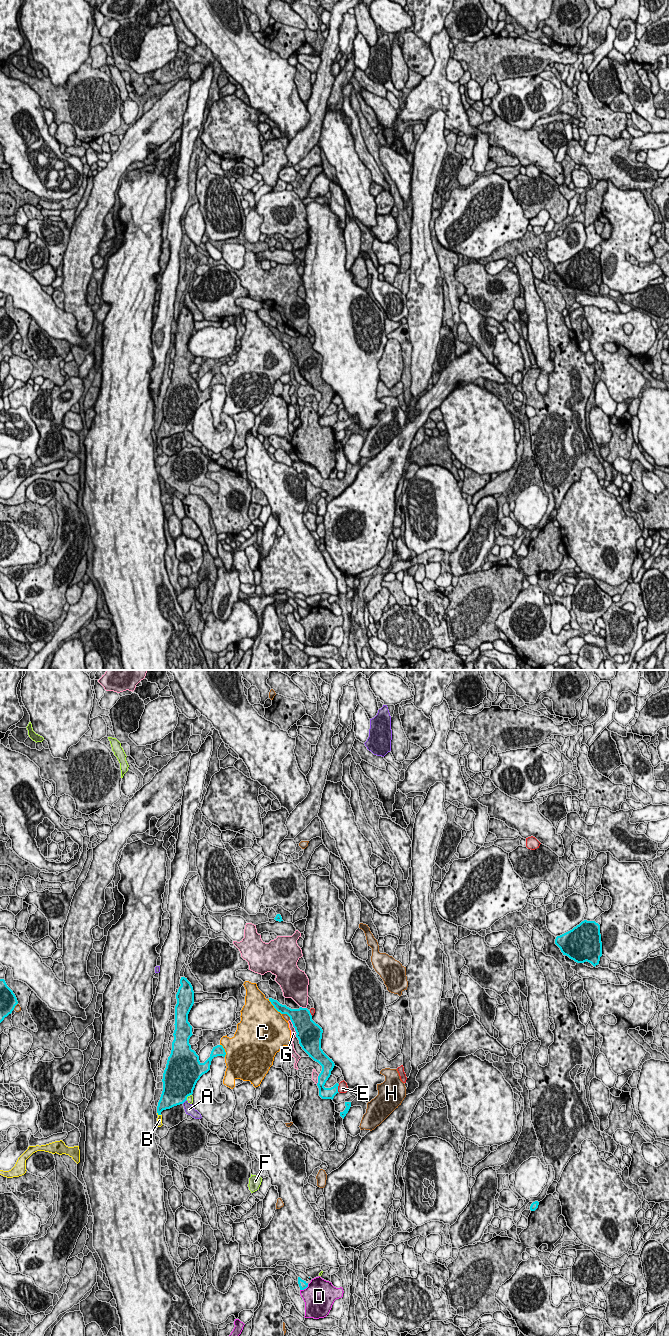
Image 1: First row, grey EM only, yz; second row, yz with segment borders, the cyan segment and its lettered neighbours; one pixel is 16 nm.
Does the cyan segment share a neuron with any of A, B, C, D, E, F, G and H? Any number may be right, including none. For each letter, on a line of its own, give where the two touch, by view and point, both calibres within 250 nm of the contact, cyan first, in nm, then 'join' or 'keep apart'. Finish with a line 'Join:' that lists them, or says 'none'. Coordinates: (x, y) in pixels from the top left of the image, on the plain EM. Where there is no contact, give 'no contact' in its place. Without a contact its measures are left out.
A: meets cyan in yz at (184, 429); 440 nm thick on the cyan side, 160 nm on the other; keep apart
B: meets cyan in yz at (159, 442); 240 nm thick on the cyan side, 100 nm on the other; join
C: meets cyan in yz at (274, 335); 160 nm thick on the cyan side, 500 nm on the other; keep apart
D: meets cyan in yz at (304, 616); 130 nm thick on the cyan side, 460 nm on the other; keep apart
E: meets cyan in yz at (337, 416); 190 nm thick on the cyan side, 160 nm on the other; keep apart
F: meets cyan in yz at (188, 423); 500 nm thick on the cyan side, 100 nm on the other; keep apart
G: meets cyan in yz at (294, 355); 380 nm thick on the cyan side, 100 nm on the other; keep apart
H: meets cyan in yz at (287, 342); 340 nm thick on the cyan side, 90 nm on the other; keep apart
Join: B

